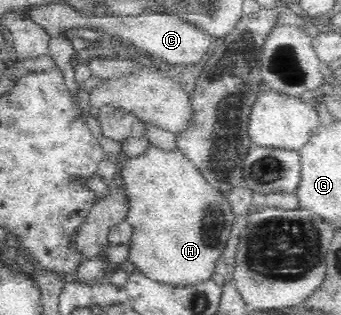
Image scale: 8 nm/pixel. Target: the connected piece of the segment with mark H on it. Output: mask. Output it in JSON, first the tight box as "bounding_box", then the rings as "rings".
{"bounding_box":[118,144,235,285],"rings":[[[150,144],[142,155],[122,156],[118,172],[128,204],[125,220],[132,226],[129,261],[149,278],[169,285],[194,285],[212,277],[216,258],[222,253],[235,220],[228,195],[210,184],[180,149],[164,151]]]}

